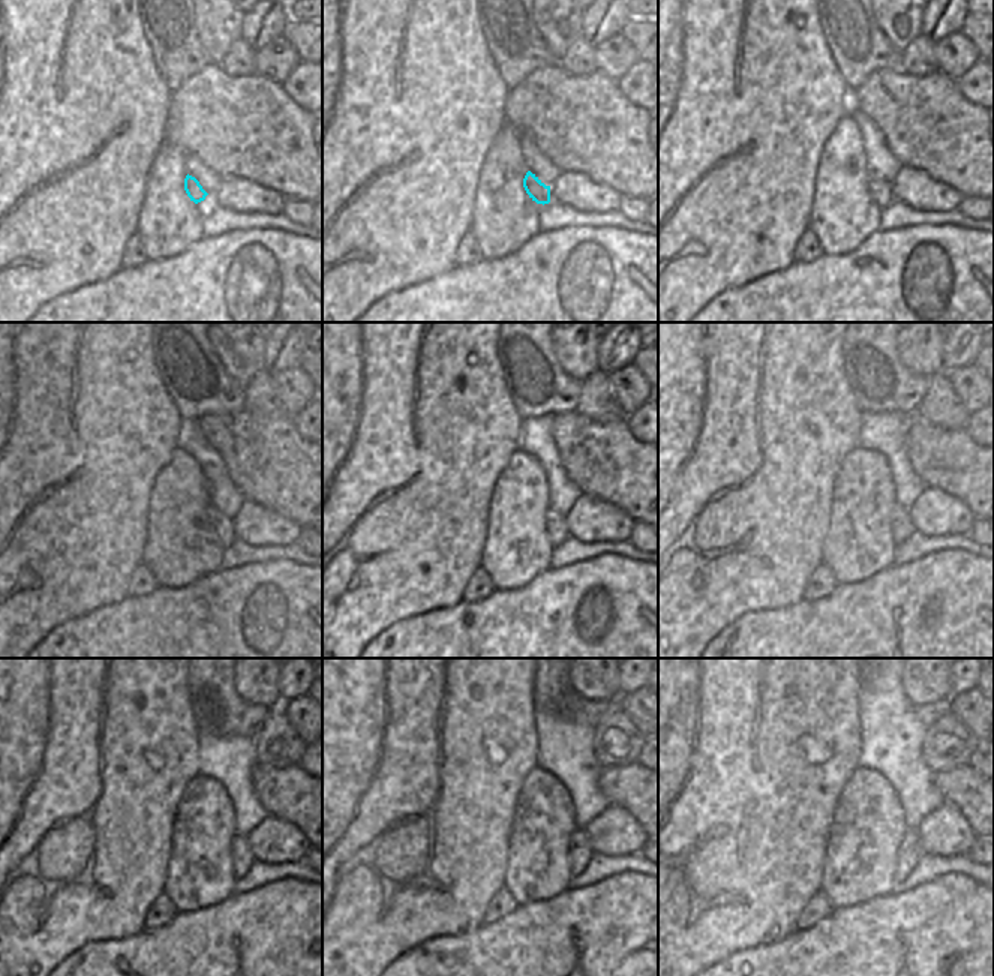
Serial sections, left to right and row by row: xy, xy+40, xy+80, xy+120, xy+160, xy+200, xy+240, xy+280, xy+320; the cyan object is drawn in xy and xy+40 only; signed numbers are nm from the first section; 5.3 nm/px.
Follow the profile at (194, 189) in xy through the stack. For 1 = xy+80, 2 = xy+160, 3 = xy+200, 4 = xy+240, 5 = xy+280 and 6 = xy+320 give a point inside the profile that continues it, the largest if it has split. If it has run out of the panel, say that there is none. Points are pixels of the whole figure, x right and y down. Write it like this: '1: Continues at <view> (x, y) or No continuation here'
1: Continues at xy+80 (880, 192)
2: Continues at xy+160 (556, 525)
3: Continues at xy+200 (903, 528)
4: Continues at xy+240 (242, 855)
5: Continues at xy+280 (579, 852)
6: Continues at xy+320 (910, 852)

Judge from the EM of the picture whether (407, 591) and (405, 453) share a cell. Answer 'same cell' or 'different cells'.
same cell

